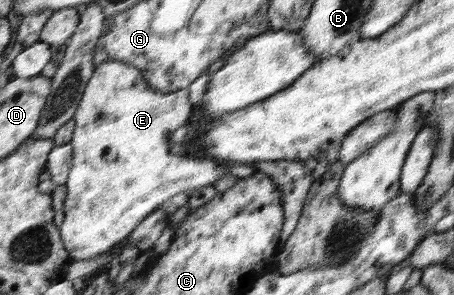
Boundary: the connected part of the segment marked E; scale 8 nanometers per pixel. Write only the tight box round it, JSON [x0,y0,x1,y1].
[60,61,226,260]

